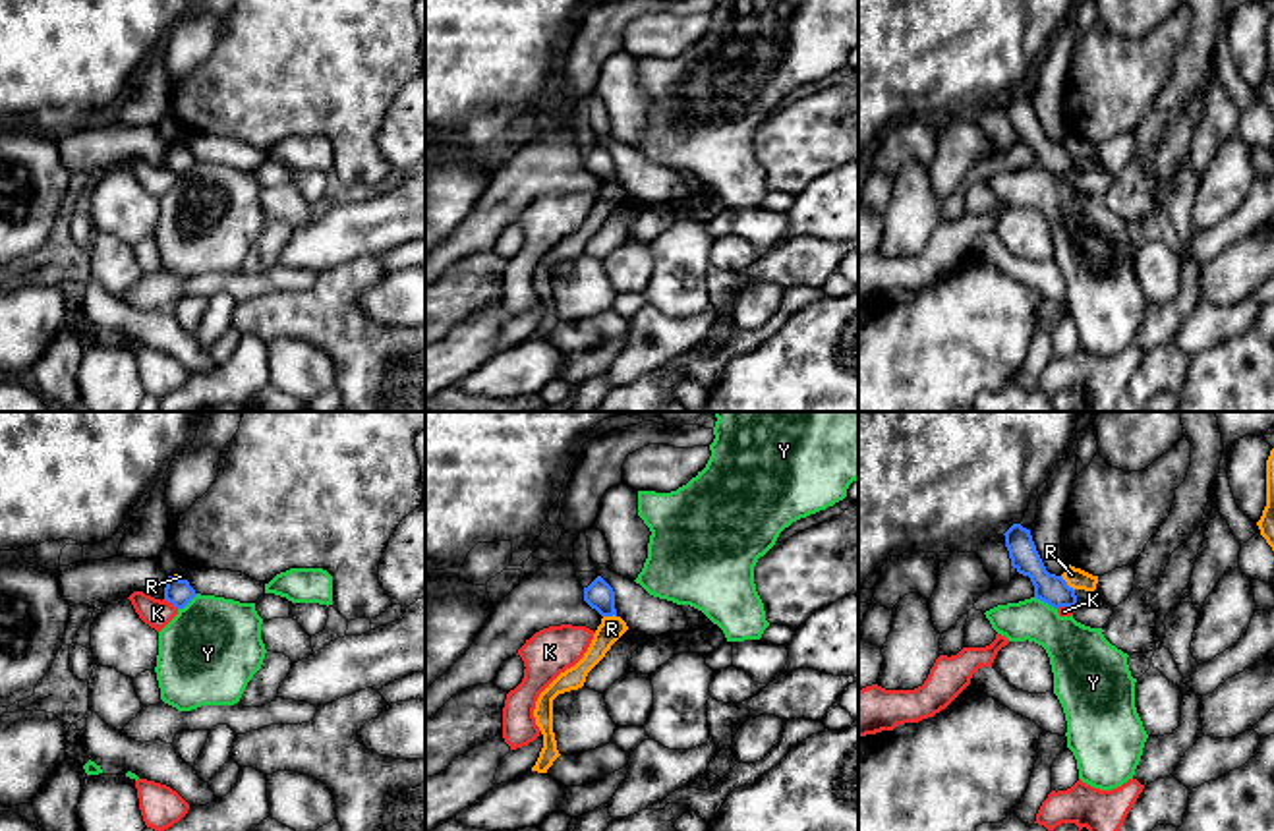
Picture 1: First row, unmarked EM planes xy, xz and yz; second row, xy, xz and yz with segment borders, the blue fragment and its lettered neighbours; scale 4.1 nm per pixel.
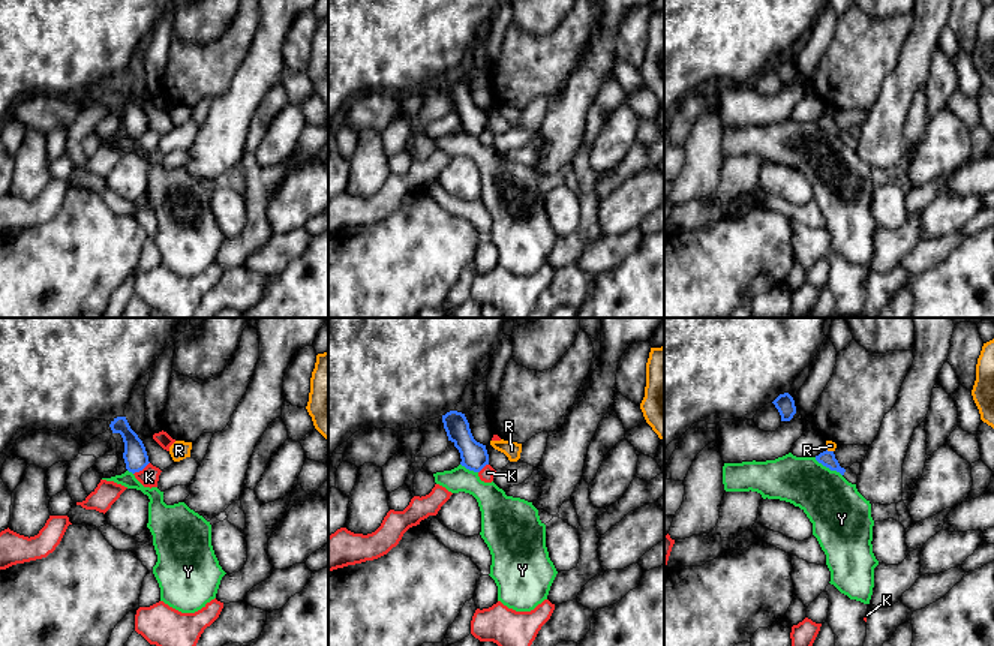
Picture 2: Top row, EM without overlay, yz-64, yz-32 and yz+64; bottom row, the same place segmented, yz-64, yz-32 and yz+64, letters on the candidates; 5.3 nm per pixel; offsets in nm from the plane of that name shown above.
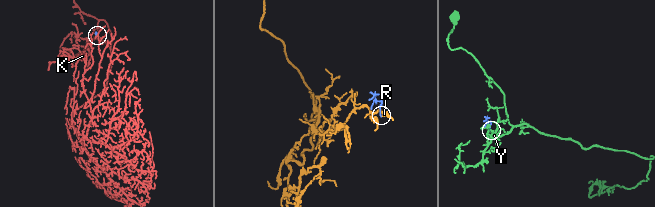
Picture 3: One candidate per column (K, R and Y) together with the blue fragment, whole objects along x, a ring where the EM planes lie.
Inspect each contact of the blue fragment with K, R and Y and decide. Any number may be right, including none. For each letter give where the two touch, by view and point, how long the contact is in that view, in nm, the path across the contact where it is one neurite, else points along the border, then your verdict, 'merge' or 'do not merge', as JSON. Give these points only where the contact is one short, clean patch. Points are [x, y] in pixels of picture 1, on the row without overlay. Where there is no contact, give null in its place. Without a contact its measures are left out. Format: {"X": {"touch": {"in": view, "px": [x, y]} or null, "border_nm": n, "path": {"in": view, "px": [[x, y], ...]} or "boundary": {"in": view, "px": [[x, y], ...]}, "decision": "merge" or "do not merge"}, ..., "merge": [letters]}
{"K": {"touch": {"in": "xy", "px": [171, 169]}, "border_nm": 80, "boundary": {"in": "xy", "px": [[163, 167], [176, 176]]}, "decision": "do not merge"}, "R": {"touch": {"in": "yz", "px": [1066, 151]}, "border_nm": 90, "boundary": {"in": "yz", "px": [[1060, 143], [1073, 157]]}, "decision": "do not merge"}, "Y": {"touch": {"in": "yz", "px": [1046, 169]}, "border_nm": 110, "decision": "do not merge"}, "merge": []}

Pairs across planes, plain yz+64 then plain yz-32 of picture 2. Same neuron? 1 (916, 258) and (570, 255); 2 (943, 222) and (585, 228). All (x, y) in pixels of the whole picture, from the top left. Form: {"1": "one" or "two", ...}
{"1": "two", "2": "two"}

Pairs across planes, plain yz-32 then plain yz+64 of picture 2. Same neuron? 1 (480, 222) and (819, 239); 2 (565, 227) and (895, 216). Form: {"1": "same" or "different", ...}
{"1": "different", "2": "same"}

